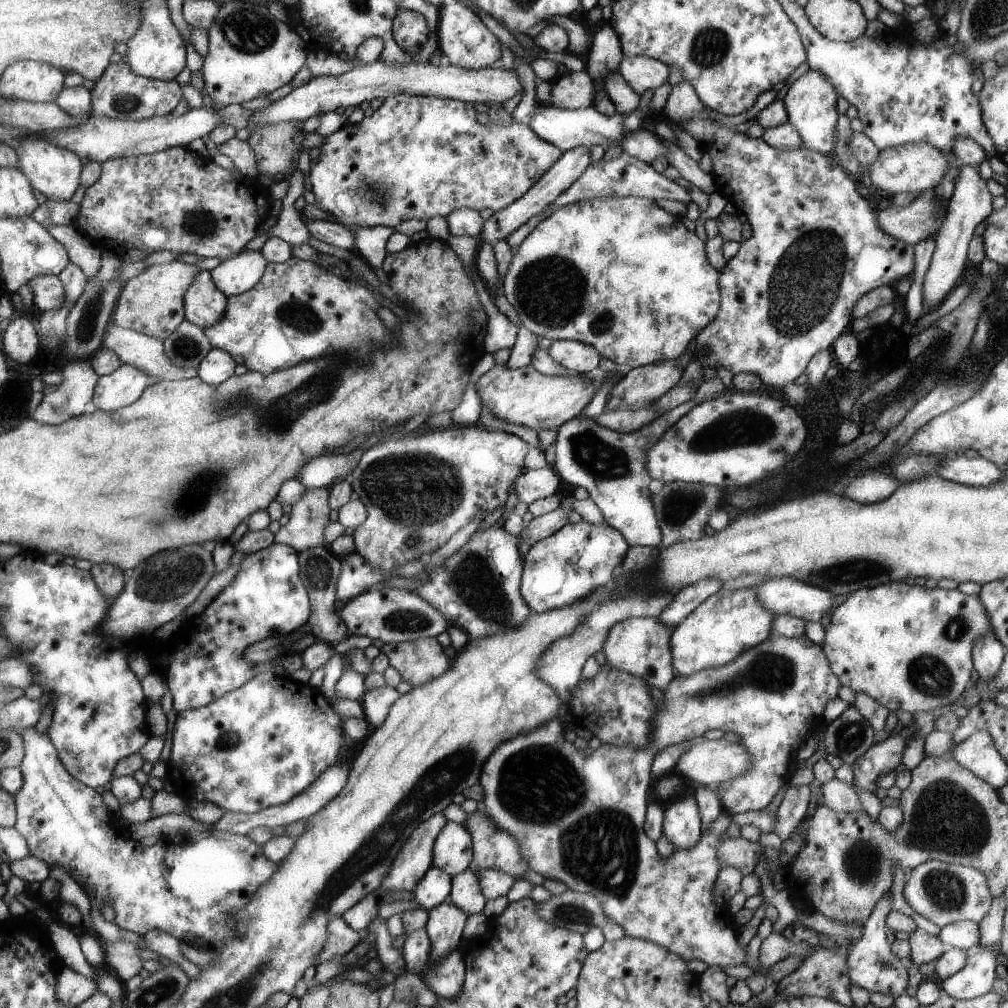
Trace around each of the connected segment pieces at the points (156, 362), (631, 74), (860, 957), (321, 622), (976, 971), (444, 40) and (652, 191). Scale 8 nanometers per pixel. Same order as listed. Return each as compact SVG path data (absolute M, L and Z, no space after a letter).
M112 323L105 336L104 346L115 350L125 363L146 371L164 381L189 379L198 376L195 368L176 366L166 353L163 340L125 329Z
M626 55L619 64L619 71L641 96L645 90L656 90L667 82L670 68L667 64L646 55Z
M888 889L874 905L869 917L863 921L863 936L854 944L850 945L847 959L848 974L854 986L861 986L870 994L880 993L892 996L895 1000L904 994L908 985L908 964L900 960L892 951L891 945L886 939L886 919L892 910L892 891Z
M325 544L318 545L299 554L300 580L306 587L311 604L311 615L307 626L318 640L337 643L350 636L346 623L337 615L335 605L337 580L341 573L340 558L330 551Z
M977 946L970 952L968 962L962 970L939 982L941 988L960 1000L975 999L989 993L997 978L997 955L993 949Z
M447 1L440 10L439 50L445 62L475 71L499 65L502 56L501 42L484 25L478 14L460 2Z
M623 152L619 158L610 162L604 162L604 160L600 159L590 163L590 166L582 173L582 176L575 180L564 192L561 192L542 211L543 215L547 217L568 203L600 197L625 197L628 195L646 197L657 202L660 199L666 199L681 202L686 206L692 201L690 193L684 187L655 172L650 164L639 161L637 158Z

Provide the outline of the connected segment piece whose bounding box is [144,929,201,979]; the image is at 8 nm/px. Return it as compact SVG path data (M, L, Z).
M150 929L144 938L148 949L155 950L160 956L179 965L191 979L200 978L201 969L182 954L181 942L175 936L168 934L165 930Z

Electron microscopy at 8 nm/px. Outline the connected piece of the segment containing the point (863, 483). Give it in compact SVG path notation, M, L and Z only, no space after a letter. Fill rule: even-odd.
M868 469L850 482L844 496L862 504L879 503L890 497L899 486L896 477Z

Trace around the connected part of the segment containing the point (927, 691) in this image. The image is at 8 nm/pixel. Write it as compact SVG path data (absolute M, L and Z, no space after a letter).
M891 582L883 585L876 585L872 588L857 590L852 596L848 596L842 604L834 608L831 614L830 624L825 628L825 637L821 646L824 654L830 660L831 669L839 675L843 687L851 688L855 693L863 692L869 694L874 700L886 706L891 711L907 710L908 712L920 713L931 711L938 707L951 705L958 701L962 692L966 690L972 674L972 650L976 637L986 637L988 633L994 633L994 626L990 622L990 615L987 613L984 602L974 595L965 595L958 589L942 589L935 587L932 590L909 582Z

